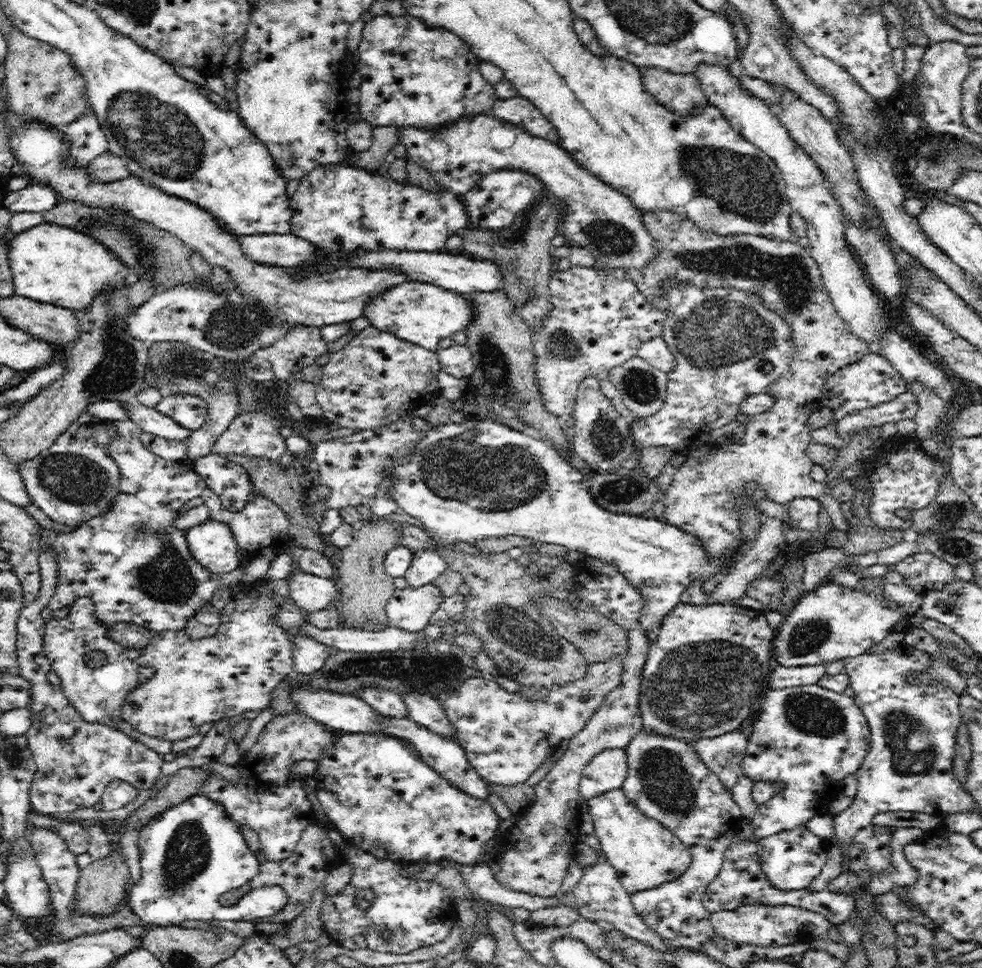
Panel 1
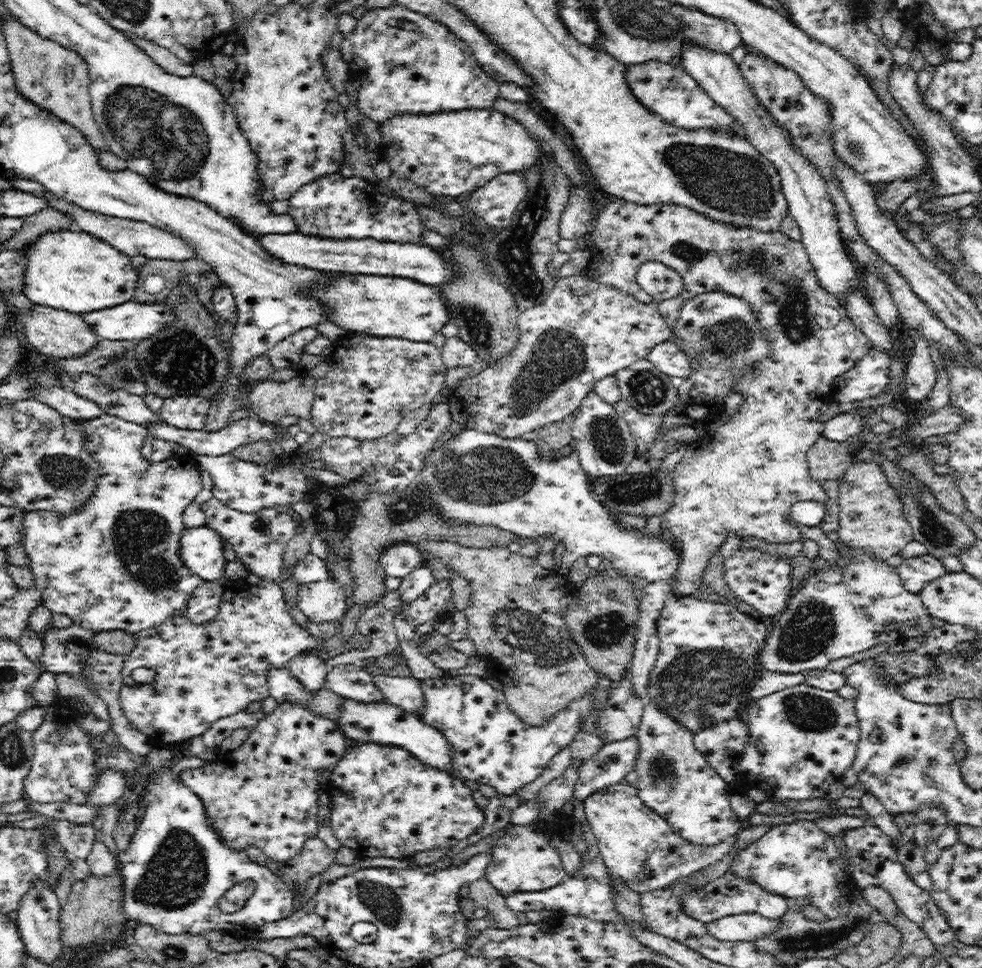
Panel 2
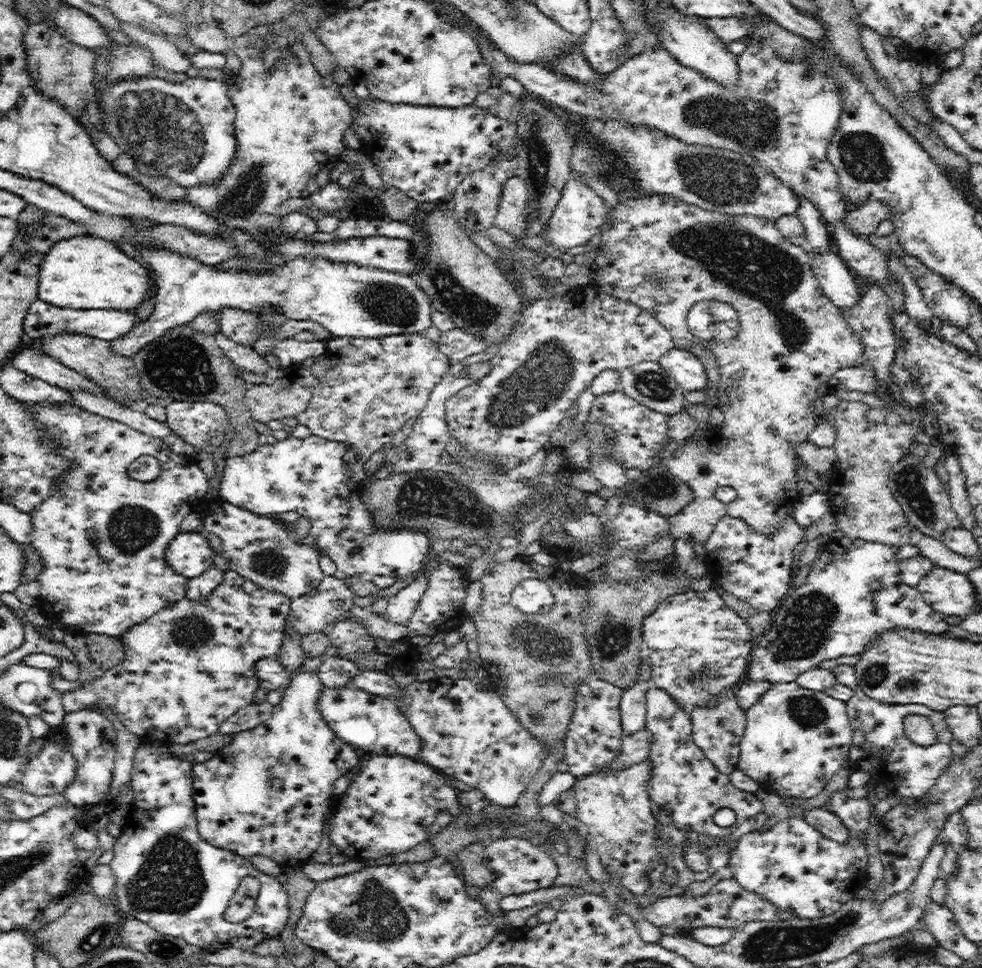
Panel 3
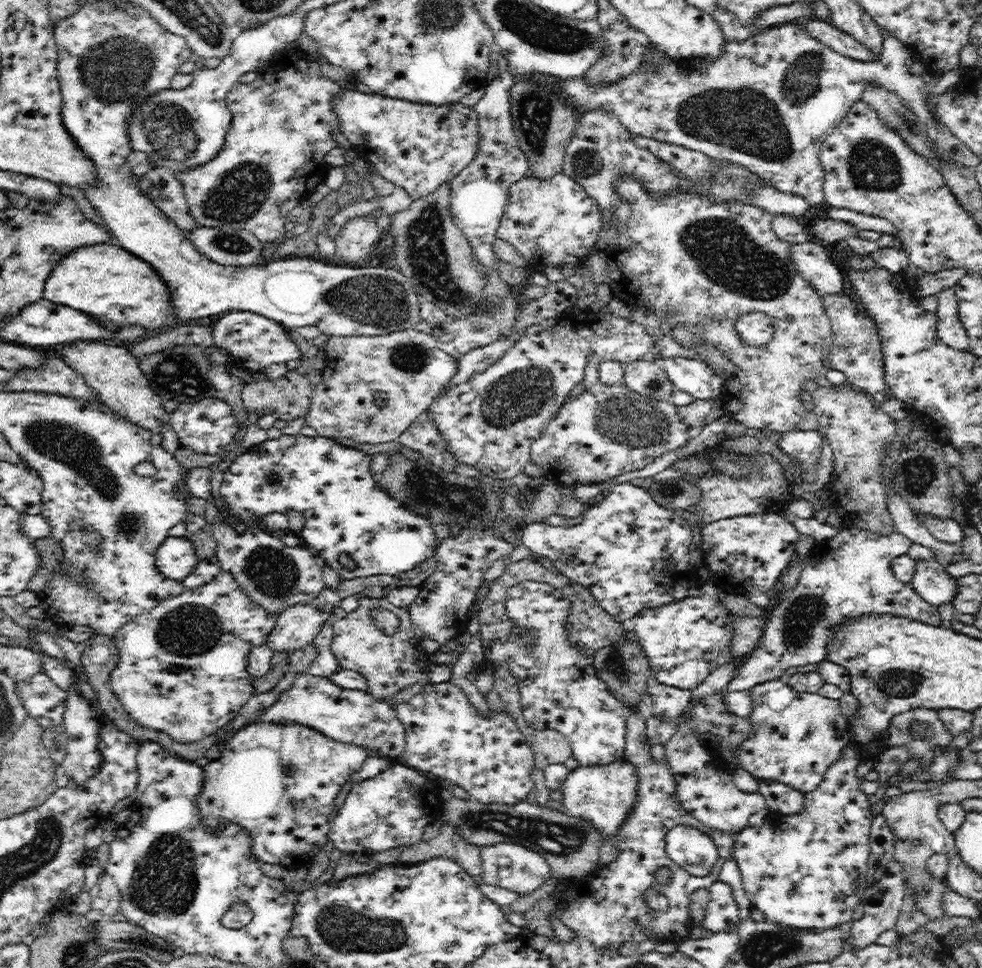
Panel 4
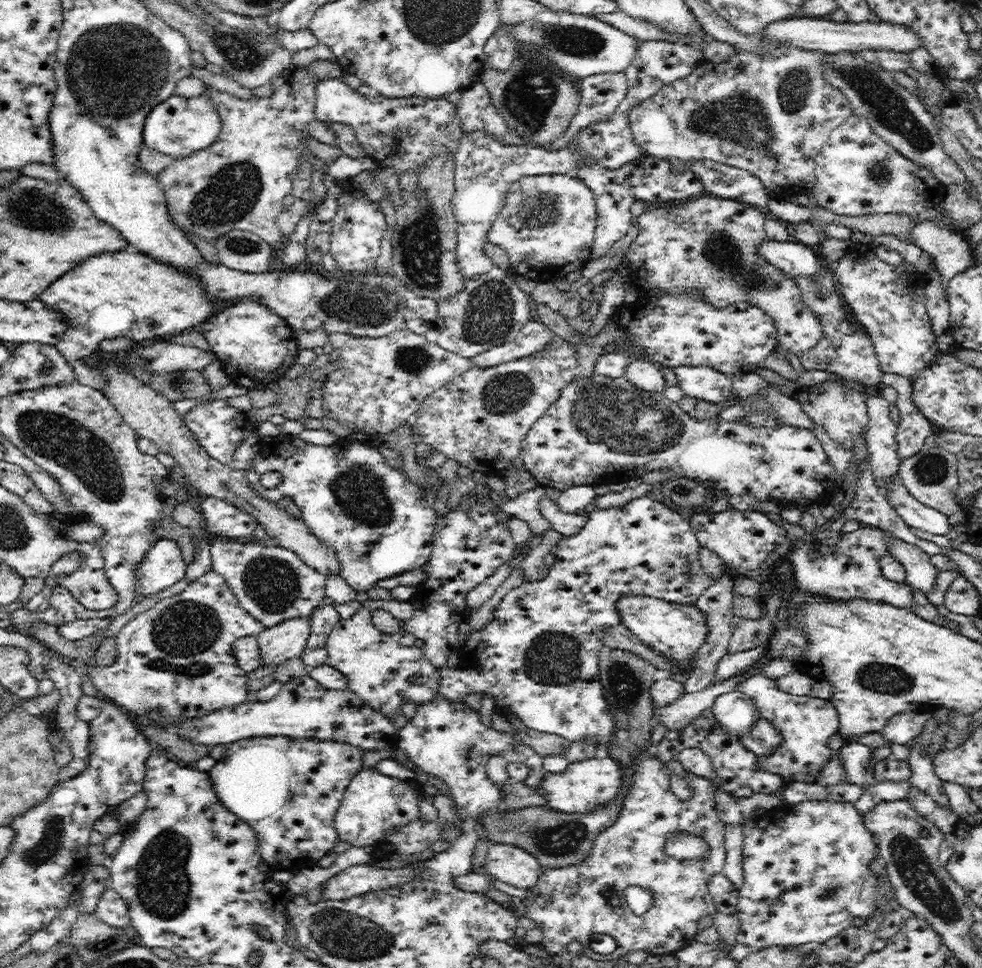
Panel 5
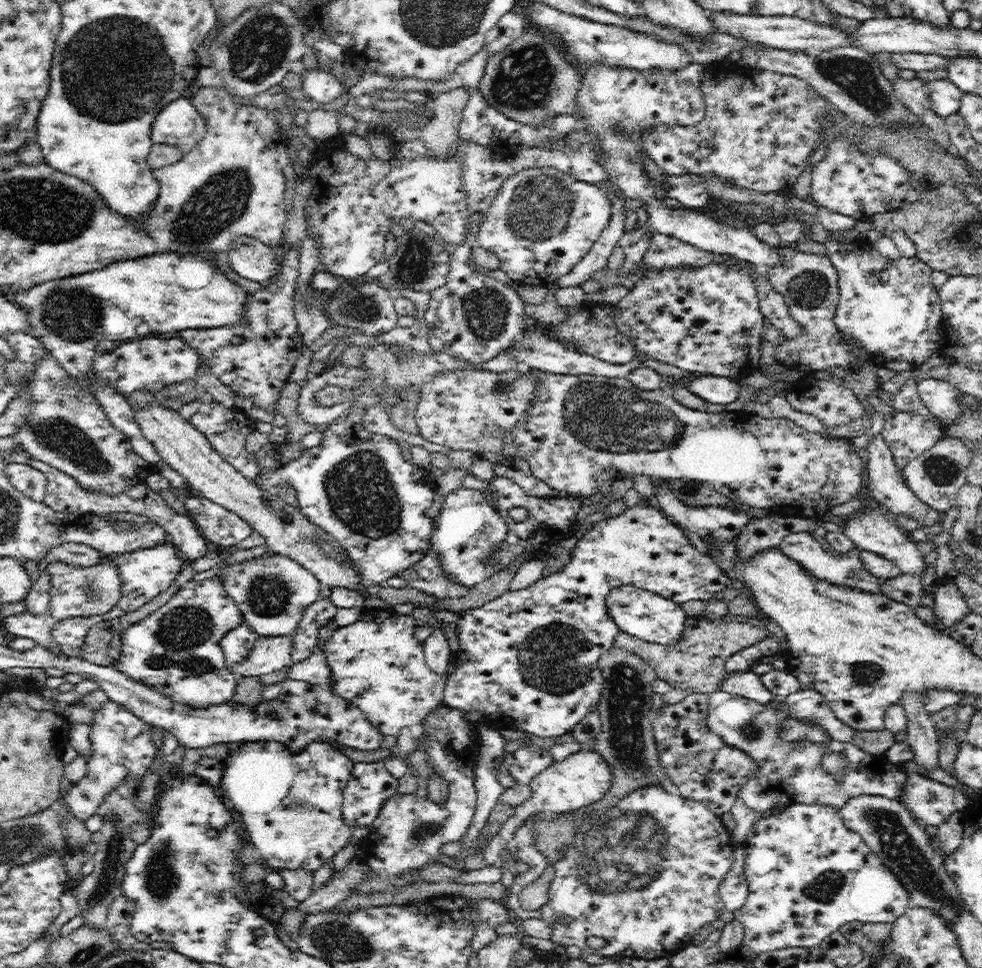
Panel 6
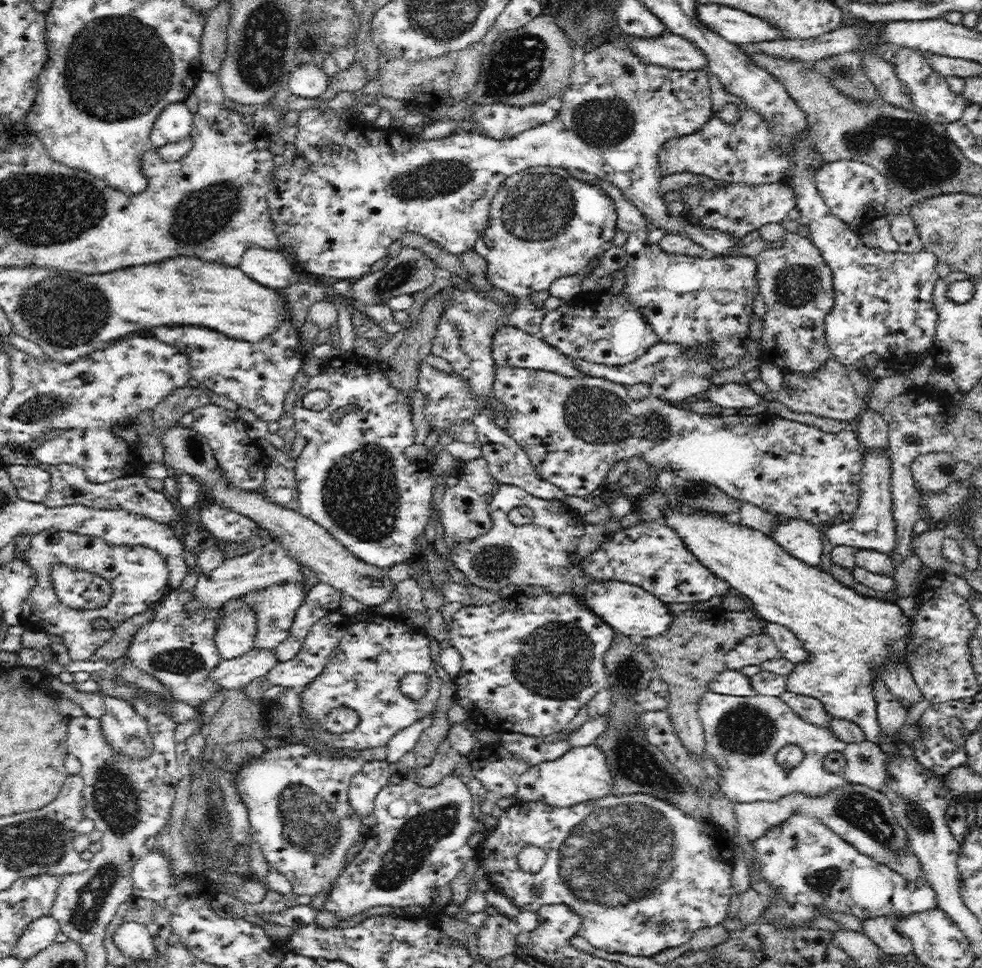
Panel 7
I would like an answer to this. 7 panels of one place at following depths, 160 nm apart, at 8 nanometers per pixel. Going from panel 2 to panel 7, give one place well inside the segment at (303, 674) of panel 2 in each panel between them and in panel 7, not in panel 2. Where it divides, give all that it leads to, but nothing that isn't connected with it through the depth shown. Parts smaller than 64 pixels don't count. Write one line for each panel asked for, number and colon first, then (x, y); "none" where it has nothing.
3: (267, 793)
4: (280, 782)
5: (288, 791)
6: (292, 801)
7: (308, 844)

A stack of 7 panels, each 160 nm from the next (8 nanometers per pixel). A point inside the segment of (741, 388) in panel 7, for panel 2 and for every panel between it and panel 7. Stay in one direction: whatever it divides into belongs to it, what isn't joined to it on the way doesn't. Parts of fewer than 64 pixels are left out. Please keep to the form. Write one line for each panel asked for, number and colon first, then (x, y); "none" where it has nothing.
2: (668, 357)
3: (683, 365)
4: (694, 377)
5: (708, 384)
6: (718, 390)

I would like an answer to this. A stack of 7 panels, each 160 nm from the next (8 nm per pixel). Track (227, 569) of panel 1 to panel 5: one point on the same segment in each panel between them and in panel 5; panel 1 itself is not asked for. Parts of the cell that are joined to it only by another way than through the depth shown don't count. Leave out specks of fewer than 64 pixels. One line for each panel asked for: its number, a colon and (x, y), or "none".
2: (200, 549)
3: (189, 554)
4: (174, 559)
5: (163, 565)

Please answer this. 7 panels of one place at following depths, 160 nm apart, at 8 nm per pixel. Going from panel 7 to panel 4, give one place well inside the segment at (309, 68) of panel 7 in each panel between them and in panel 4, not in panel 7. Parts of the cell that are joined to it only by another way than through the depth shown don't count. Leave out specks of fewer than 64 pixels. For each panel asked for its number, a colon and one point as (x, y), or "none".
4: (417, 146)
5: (401, 133)
6: (321, 86)

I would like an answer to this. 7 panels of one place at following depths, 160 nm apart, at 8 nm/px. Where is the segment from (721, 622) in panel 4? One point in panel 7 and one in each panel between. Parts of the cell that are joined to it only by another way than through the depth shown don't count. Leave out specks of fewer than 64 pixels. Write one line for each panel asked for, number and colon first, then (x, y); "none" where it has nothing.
5: (677, 630)
6: (643, 614)
7: (543, 553)

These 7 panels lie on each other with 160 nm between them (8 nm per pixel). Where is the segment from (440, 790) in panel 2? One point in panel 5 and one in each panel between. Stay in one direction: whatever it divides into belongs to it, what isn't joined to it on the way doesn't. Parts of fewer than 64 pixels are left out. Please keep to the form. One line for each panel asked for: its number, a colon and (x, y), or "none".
3: (398, 802)
4: (391, 810)
5: (373, 804)

